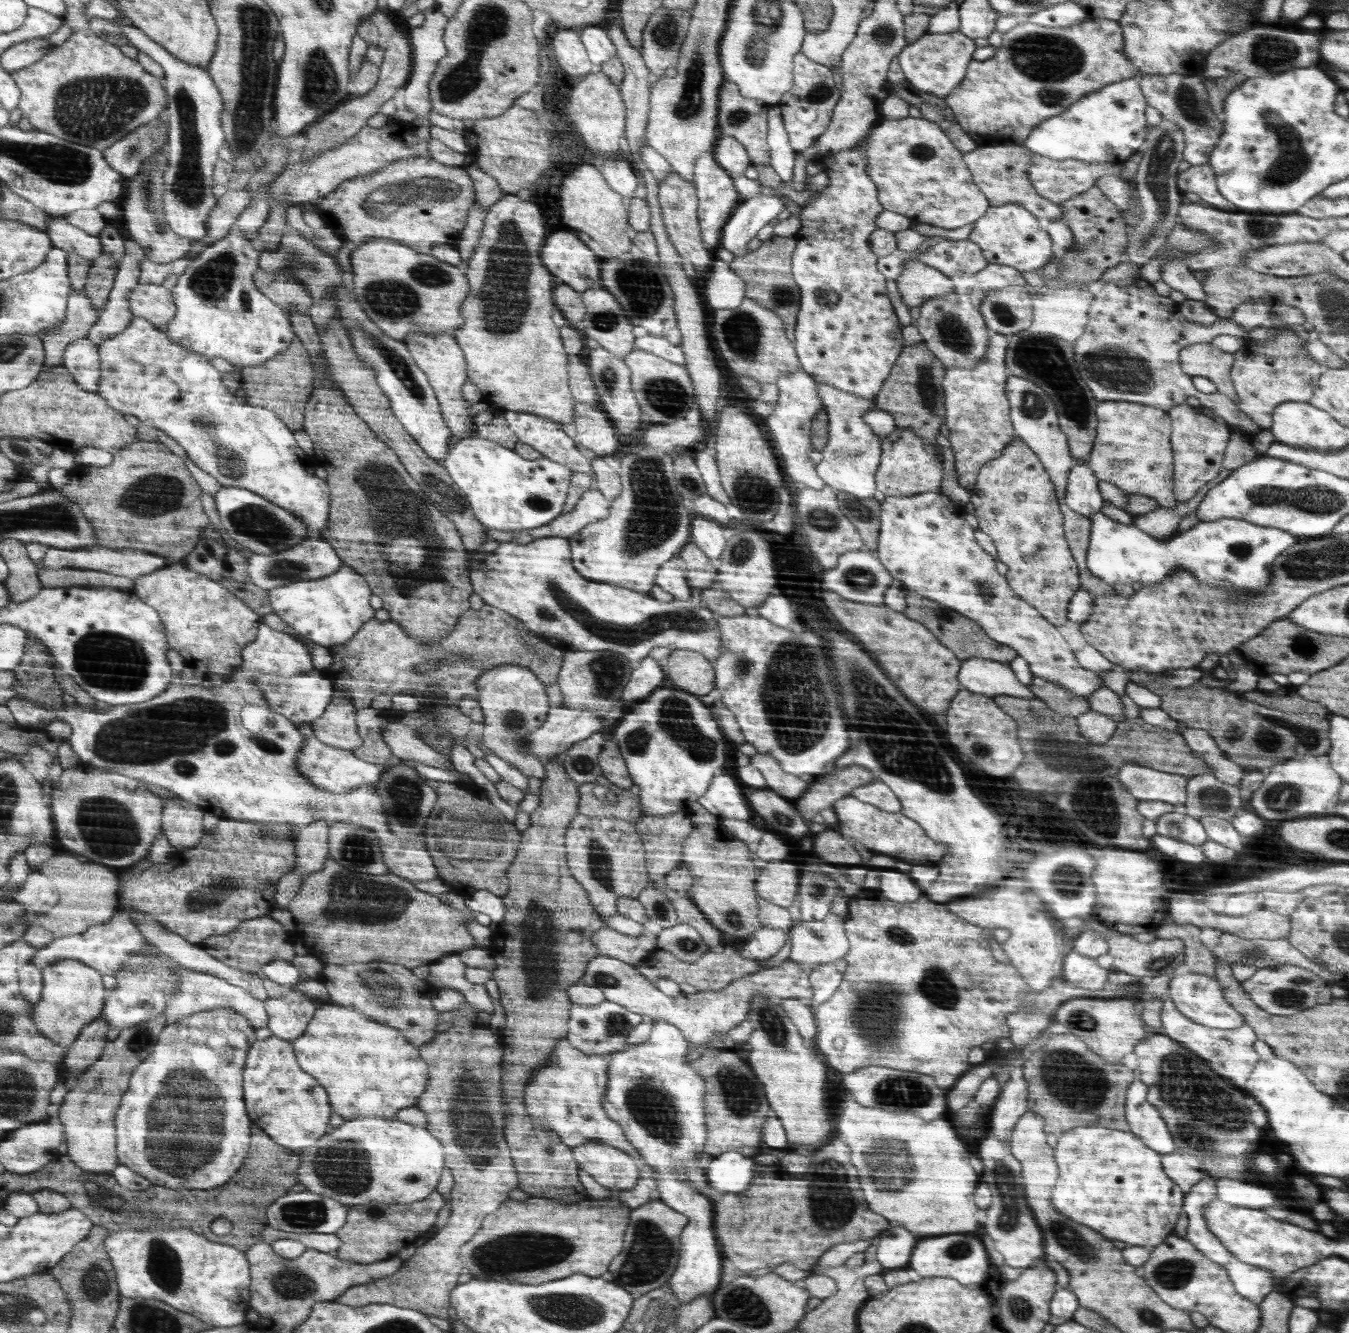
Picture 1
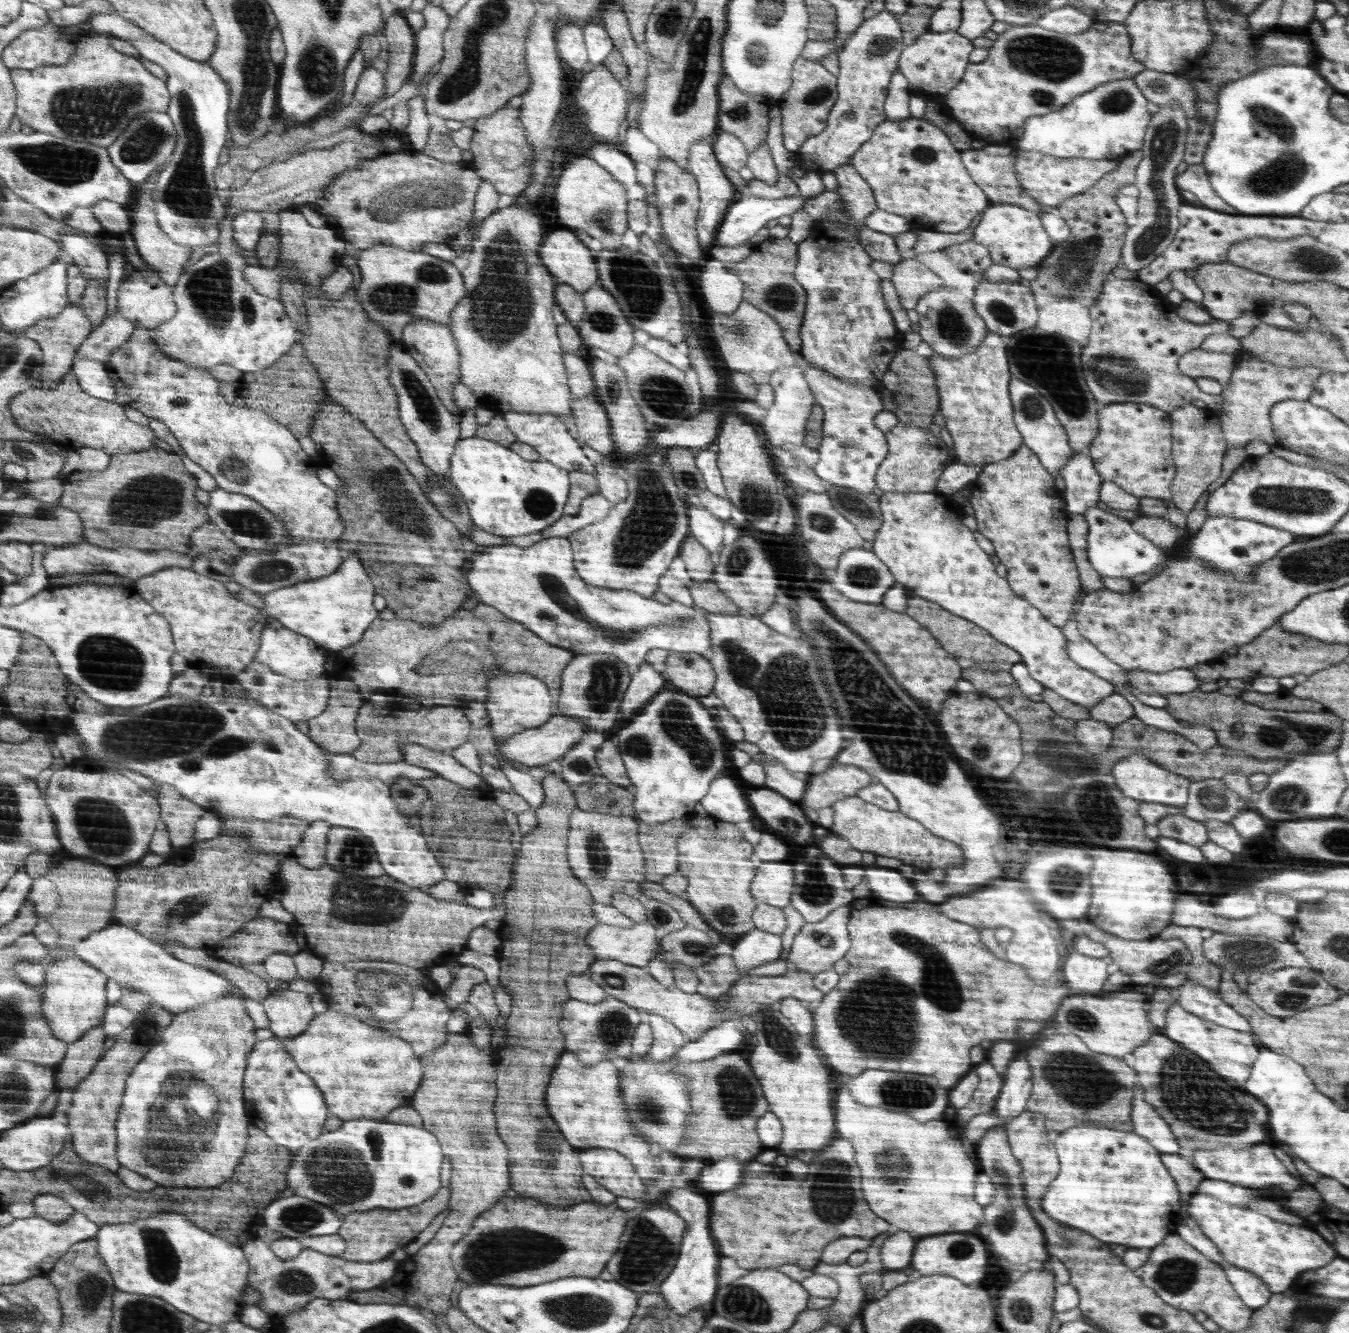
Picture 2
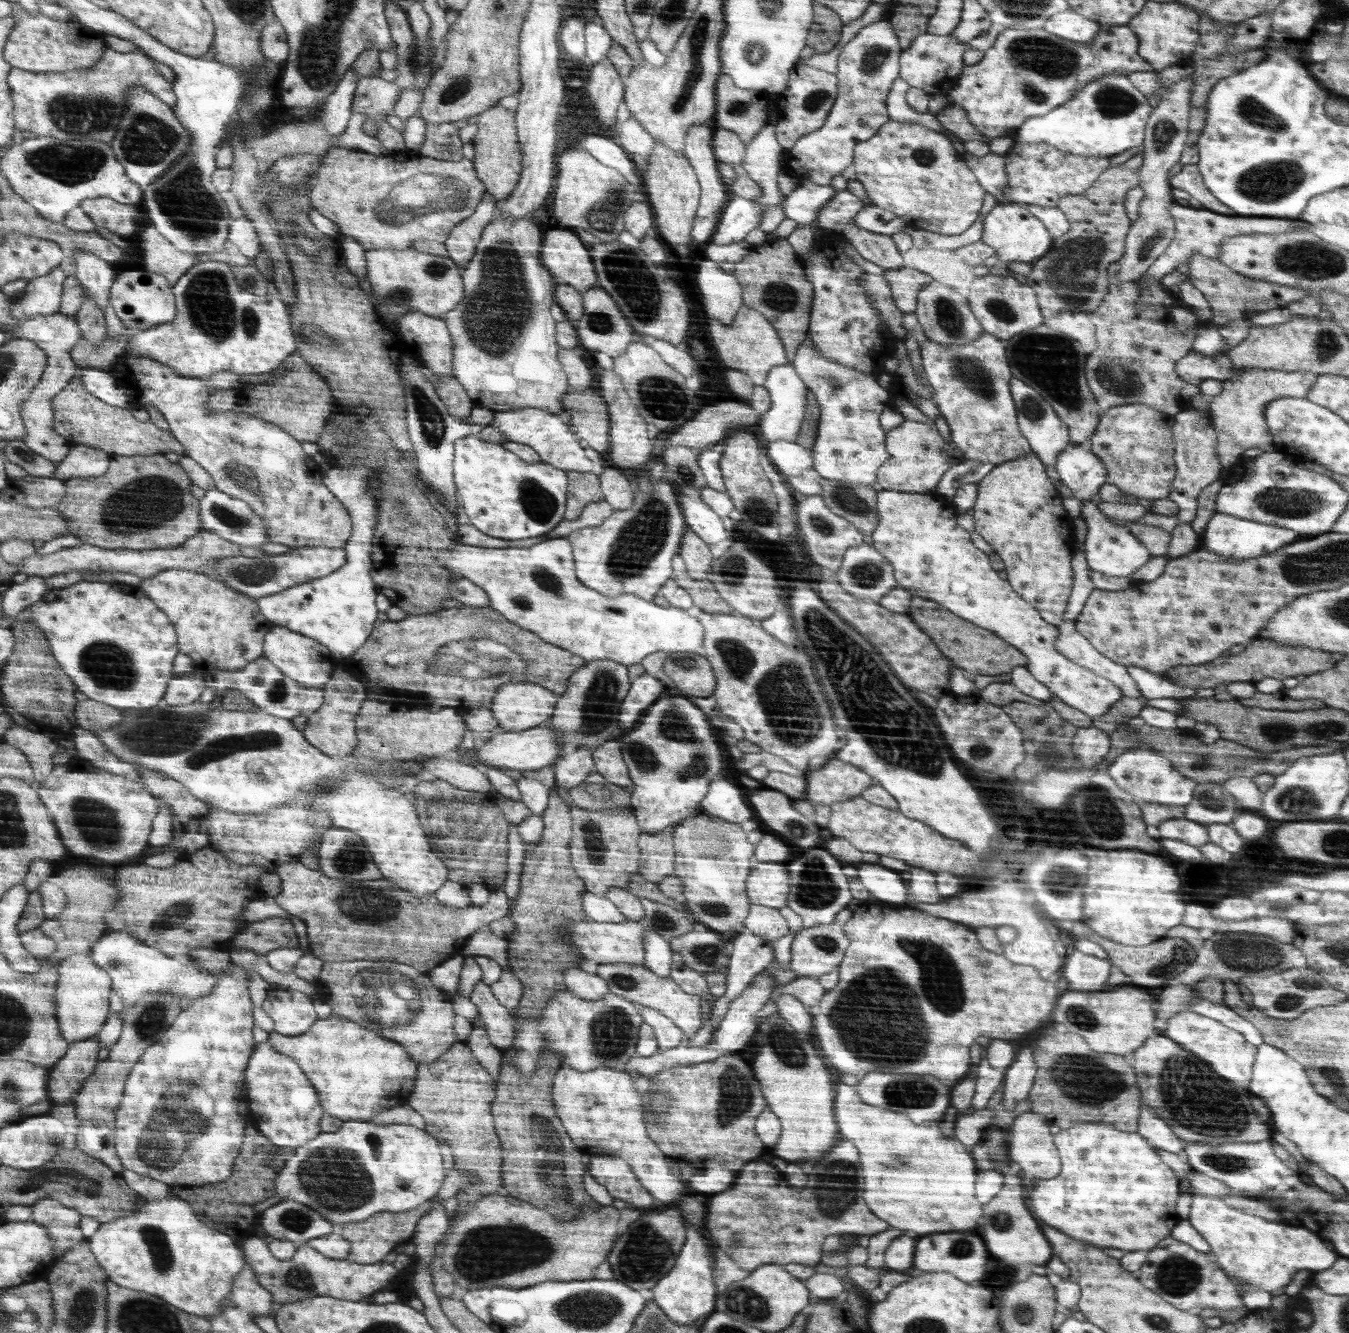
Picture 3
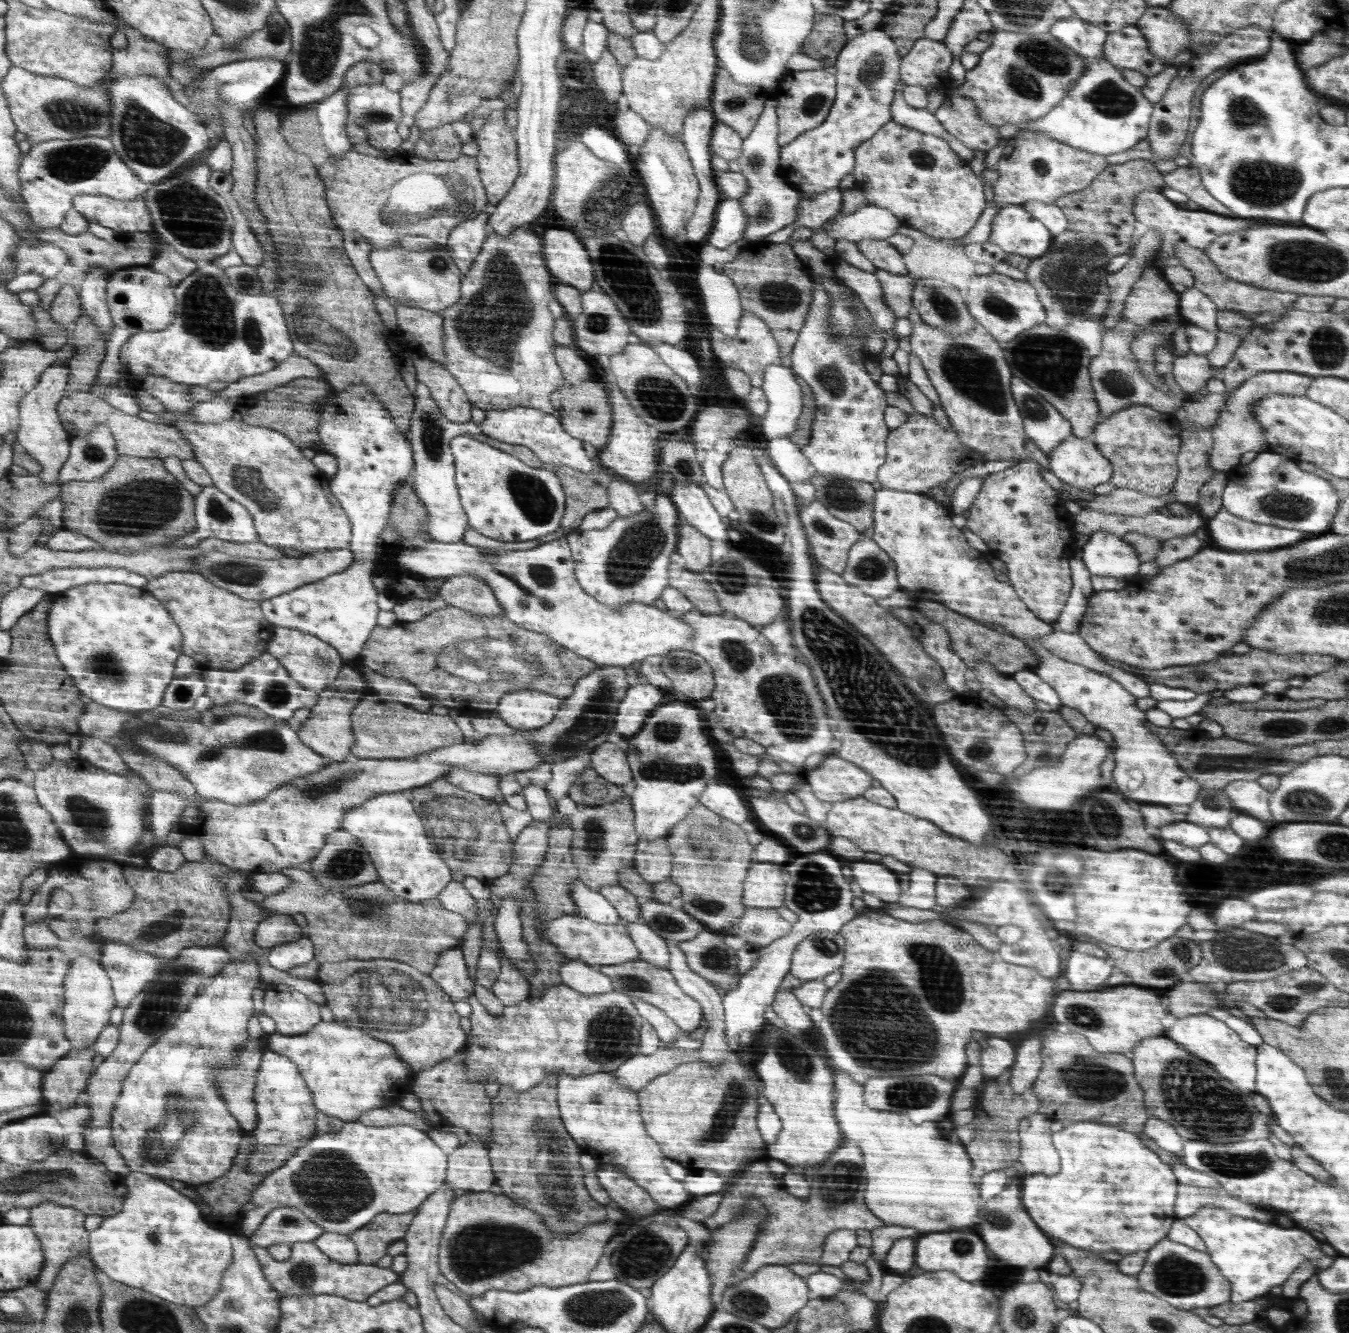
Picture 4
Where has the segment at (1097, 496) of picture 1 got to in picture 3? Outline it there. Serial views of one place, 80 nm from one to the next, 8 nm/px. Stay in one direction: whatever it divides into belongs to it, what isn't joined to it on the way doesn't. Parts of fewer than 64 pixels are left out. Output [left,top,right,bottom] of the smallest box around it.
[1056,439,1107,518]

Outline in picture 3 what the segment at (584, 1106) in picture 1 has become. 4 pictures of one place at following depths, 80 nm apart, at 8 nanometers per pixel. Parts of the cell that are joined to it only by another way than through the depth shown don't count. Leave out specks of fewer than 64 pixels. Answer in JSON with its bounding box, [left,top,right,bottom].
[554,1063,686,1208]

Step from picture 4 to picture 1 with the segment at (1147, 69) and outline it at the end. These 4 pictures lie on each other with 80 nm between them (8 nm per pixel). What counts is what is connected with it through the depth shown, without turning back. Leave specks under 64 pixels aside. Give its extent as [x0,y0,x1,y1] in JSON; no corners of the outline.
[943,18,1138,146]

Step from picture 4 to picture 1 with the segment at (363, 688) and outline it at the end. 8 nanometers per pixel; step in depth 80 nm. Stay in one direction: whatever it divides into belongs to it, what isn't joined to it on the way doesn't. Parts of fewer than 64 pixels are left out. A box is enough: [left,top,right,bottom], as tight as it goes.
[311,691,363,751]

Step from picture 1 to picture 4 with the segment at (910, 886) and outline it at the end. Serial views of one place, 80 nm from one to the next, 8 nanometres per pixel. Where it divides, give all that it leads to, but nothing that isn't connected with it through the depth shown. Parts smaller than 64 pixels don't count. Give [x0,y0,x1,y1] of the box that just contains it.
[852,862,900,903]

